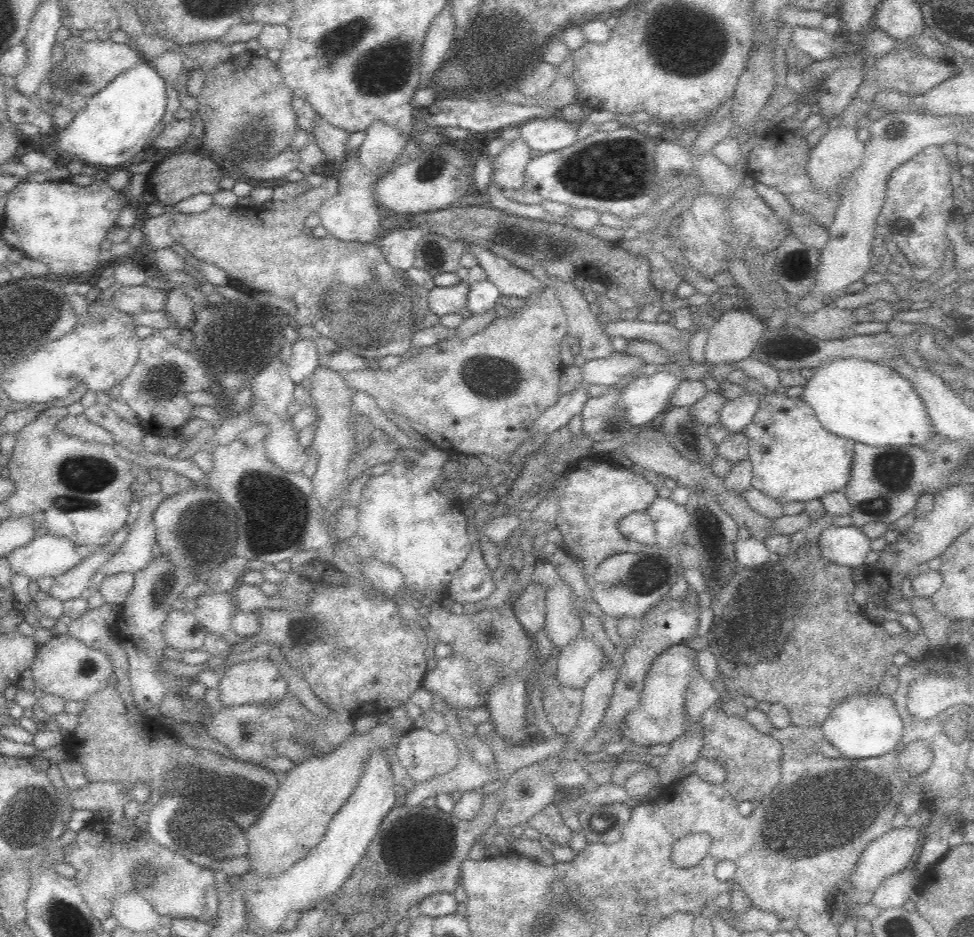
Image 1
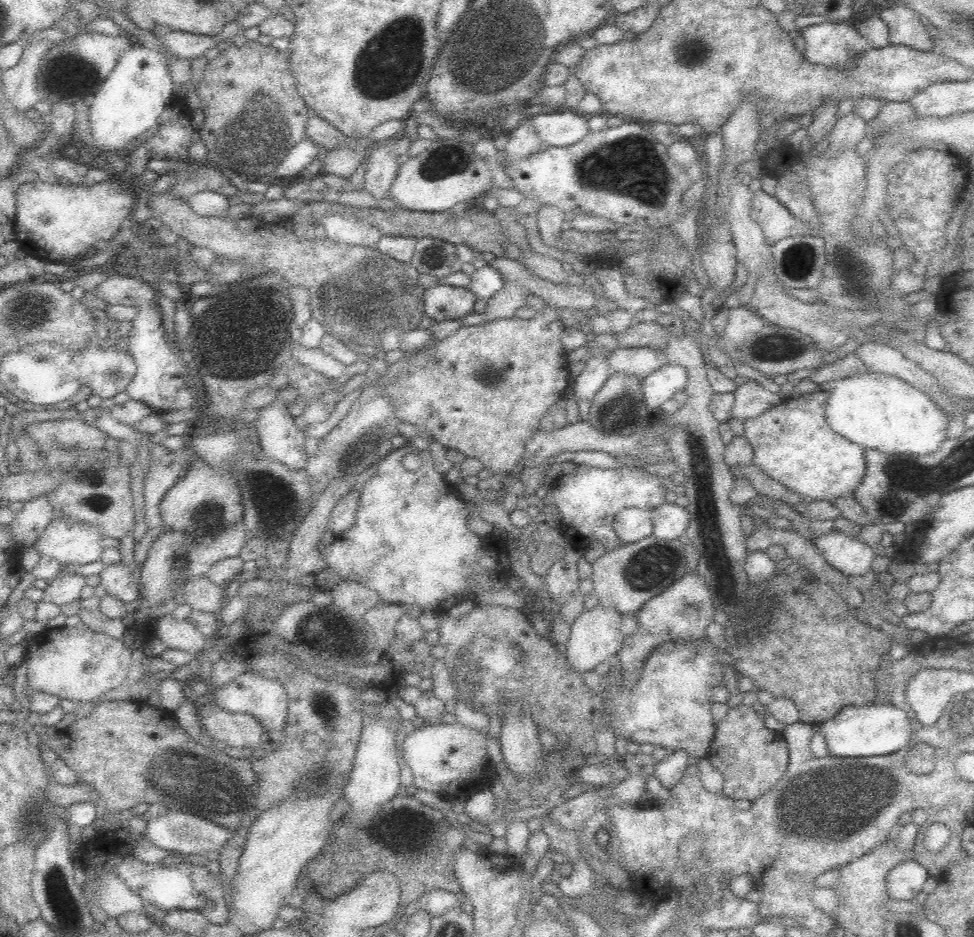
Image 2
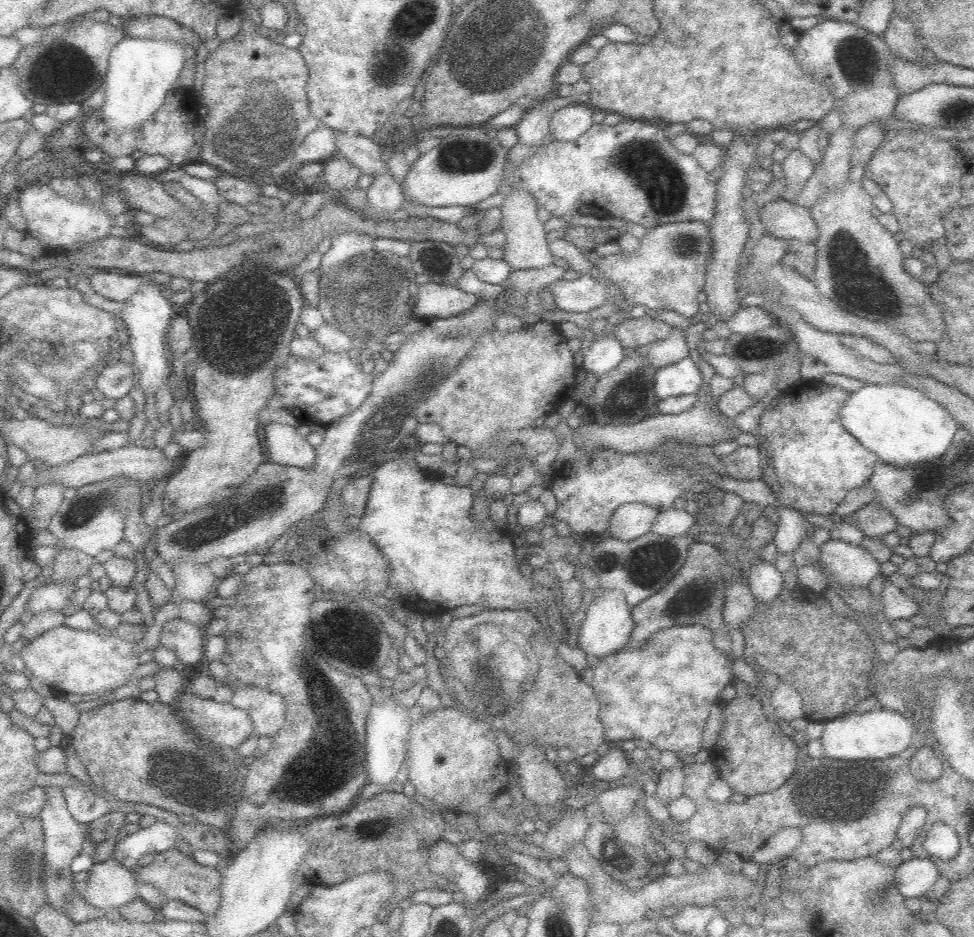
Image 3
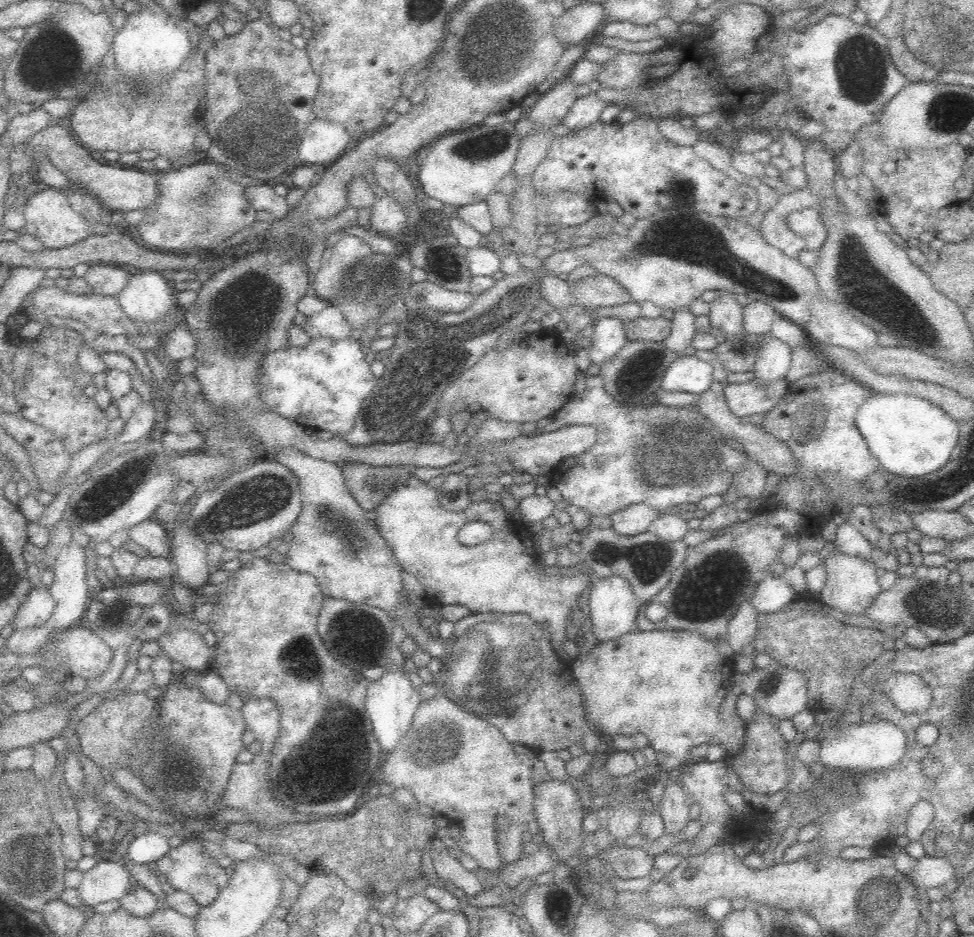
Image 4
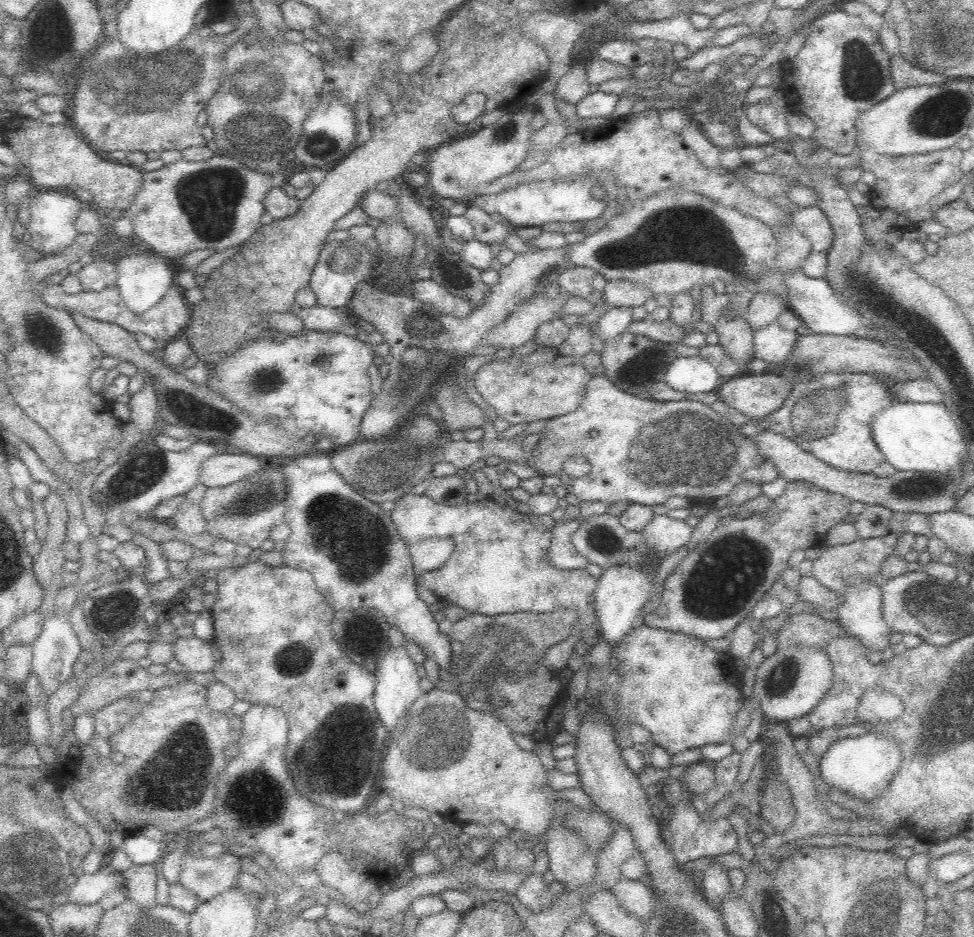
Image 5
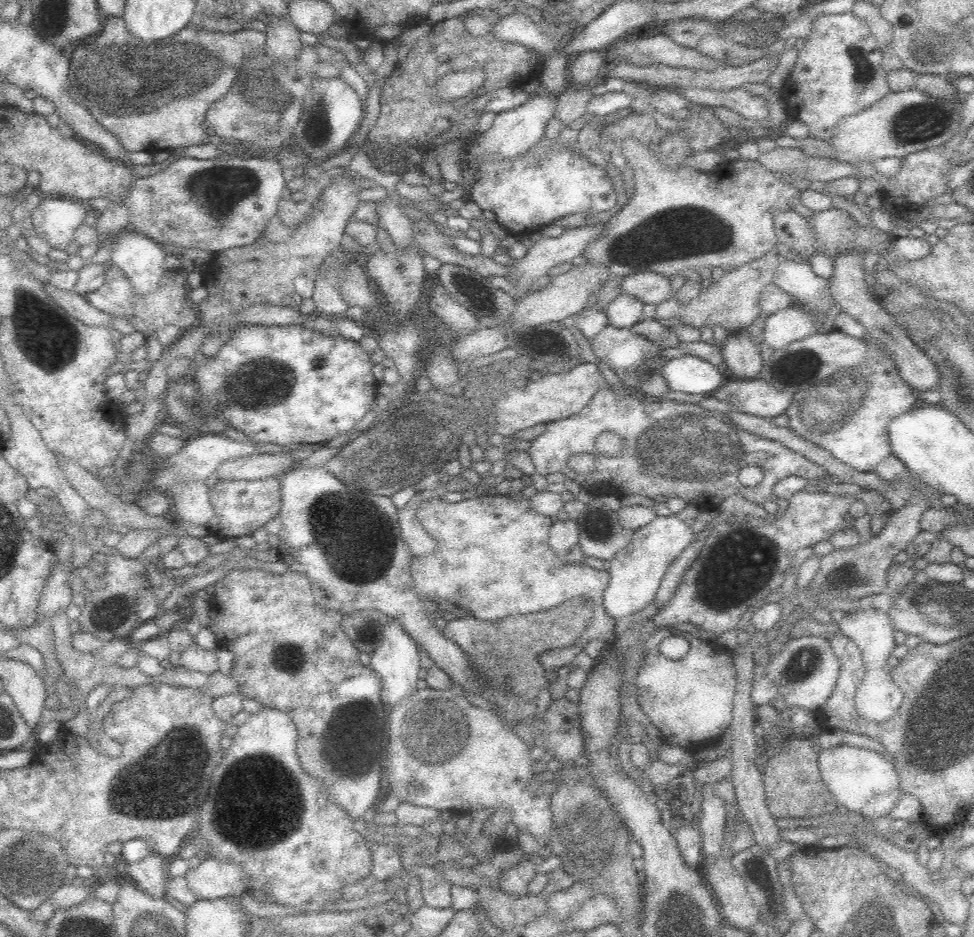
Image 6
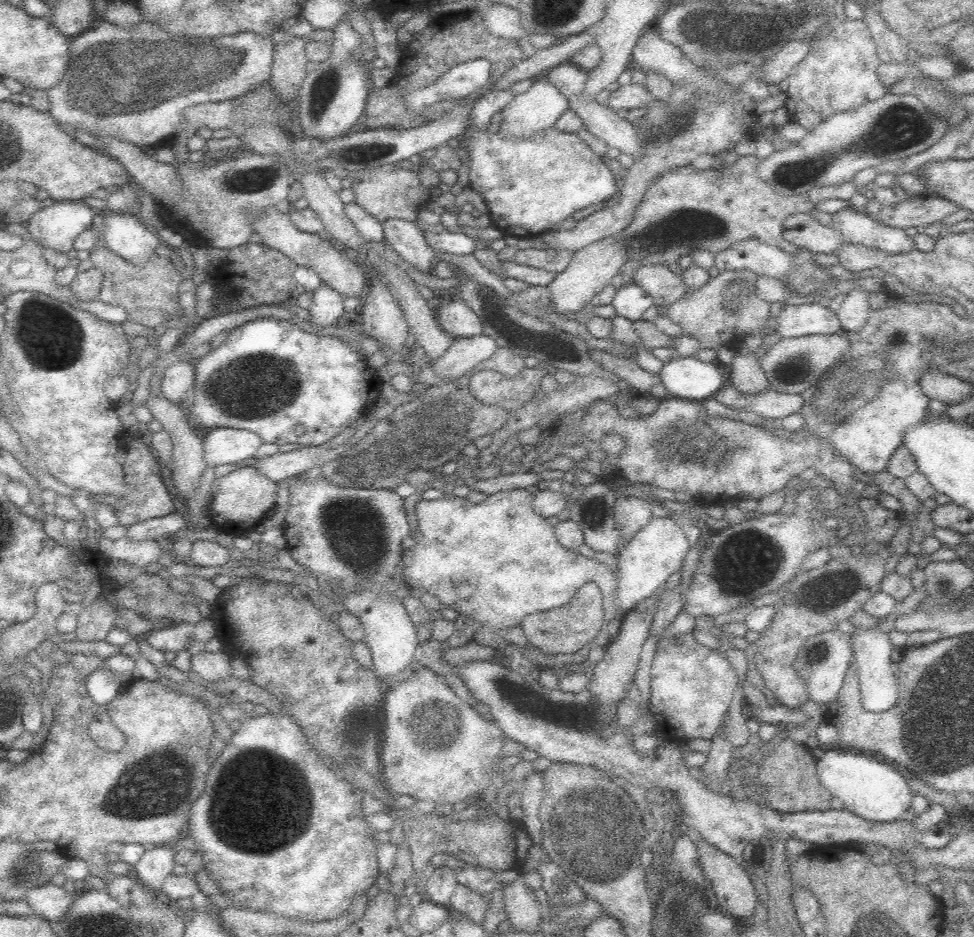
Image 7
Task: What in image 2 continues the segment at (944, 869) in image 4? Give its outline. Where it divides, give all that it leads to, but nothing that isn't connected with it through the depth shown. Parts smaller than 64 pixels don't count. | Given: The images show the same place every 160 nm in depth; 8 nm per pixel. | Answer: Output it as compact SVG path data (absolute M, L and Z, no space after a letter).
M912 857L902 861L888 873L886 878L886 890L891 903L900 900L912 902L928 877L926 868Z

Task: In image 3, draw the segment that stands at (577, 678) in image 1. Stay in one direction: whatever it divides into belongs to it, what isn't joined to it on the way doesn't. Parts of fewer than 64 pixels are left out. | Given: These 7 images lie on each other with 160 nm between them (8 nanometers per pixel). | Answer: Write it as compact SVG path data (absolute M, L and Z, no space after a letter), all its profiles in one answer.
M618 589L597 591L596 598L593 598L587 607L586 618L578 632L577 646L584 650L589 661L599 660L627 645L635 625L631 616L632 607L626 602L622 591Z

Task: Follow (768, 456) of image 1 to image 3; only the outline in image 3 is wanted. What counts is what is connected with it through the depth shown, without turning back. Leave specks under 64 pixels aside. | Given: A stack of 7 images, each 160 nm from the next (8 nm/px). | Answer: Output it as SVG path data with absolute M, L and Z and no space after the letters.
M800 379L793 385L786 387L778 394L778 404L770 410L765 409L758 420L755 430L758 439L755 444L762 445L770 453L770 463L778 477L778 492L776 499L782 507L789 507L802 513L812 515L828 515L834 517L836 508L842 504L850 490L856 490L870 481L874 473L877 454L864 448L840 422L838 412L842 410L844 402L848 400L848 392L840 386L828 386L821 380L807 381Z

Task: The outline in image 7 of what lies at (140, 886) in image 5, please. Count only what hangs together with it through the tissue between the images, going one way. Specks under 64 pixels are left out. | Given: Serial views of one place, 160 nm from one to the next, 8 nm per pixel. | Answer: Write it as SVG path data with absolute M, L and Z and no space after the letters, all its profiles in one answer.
M164 844L145 850L140 860L134 864L134 877L153 893L159 894L164 879L173 873L175 846Z

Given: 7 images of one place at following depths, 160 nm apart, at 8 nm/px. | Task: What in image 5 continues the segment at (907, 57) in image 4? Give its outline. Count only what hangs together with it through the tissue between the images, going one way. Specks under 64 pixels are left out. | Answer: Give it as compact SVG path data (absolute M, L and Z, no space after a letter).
M902 54L894 56L891 60L891 74L896 89L908 89L916 86L942 85L946 78L942 74L934 74L930 70L920 70L918 66L908 62Z

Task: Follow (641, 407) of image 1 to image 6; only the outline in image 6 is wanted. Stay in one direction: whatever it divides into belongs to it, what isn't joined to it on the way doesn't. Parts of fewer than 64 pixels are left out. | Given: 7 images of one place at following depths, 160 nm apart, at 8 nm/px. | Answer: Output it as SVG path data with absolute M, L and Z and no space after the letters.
M690 354L671 358L660 371L674 396L708 394L725 381L718 367Z

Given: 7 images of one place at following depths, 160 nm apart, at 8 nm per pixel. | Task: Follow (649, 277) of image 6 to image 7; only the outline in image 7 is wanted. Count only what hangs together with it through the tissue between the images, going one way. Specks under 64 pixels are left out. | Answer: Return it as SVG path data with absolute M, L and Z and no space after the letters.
M666 264L640 265L632 282L641 286L656 307L670 306L687 293L682 275L670 271Z

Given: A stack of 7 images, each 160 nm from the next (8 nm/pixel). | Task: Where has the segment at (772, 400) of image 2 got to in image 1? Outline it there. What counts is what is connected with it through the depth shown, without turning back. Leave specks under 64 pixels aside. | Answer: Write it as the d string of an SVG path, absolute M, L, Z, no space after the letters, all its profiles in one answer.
M744 390L738 398L726 401L718 421L730 433L743 432L744 428L752 422L758 406L760 406L760 396L754 396L751 390Z

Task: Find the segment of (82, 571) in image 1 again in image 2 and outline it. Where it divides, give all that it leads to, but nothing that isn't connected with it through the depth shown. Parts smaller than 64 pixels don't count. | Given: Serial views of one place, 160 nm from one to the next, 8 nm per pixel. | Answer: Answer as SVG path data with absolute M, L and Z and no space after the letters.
M62 574L50 580L43 589L42 601L57 604L60 607L69 605L80 599L80 591L86 586L84 578L79 574Z

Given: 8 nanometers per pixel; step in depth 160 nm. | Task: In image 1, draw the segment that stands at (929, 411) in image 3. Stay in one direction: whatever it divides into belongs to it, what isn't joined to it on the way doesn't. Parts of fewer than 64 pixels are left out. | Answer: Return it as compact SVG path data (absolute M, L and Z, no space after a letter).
M834 358L809 372L800 398L812 407L824 429L862 445L918 447L935 435L934 425L913 384L885 362Z

